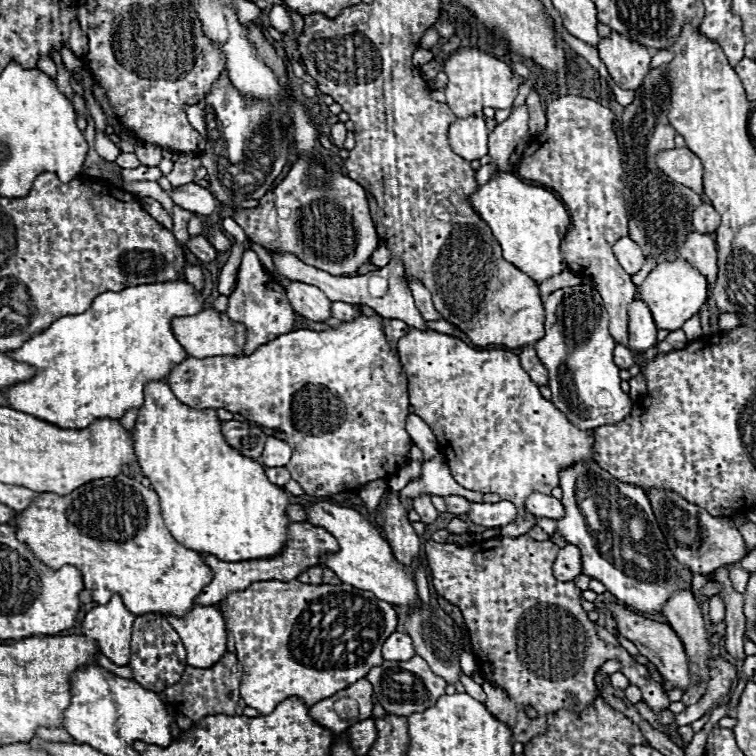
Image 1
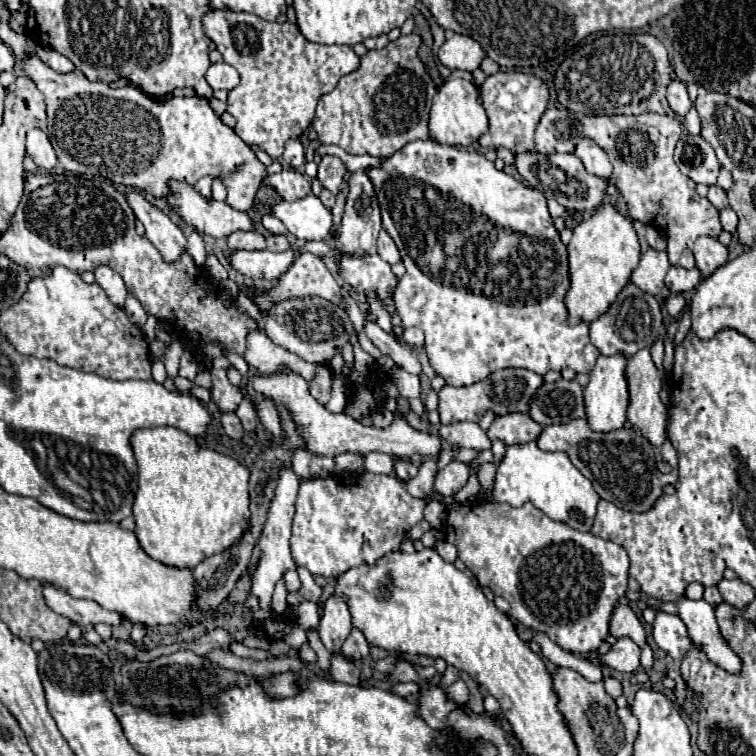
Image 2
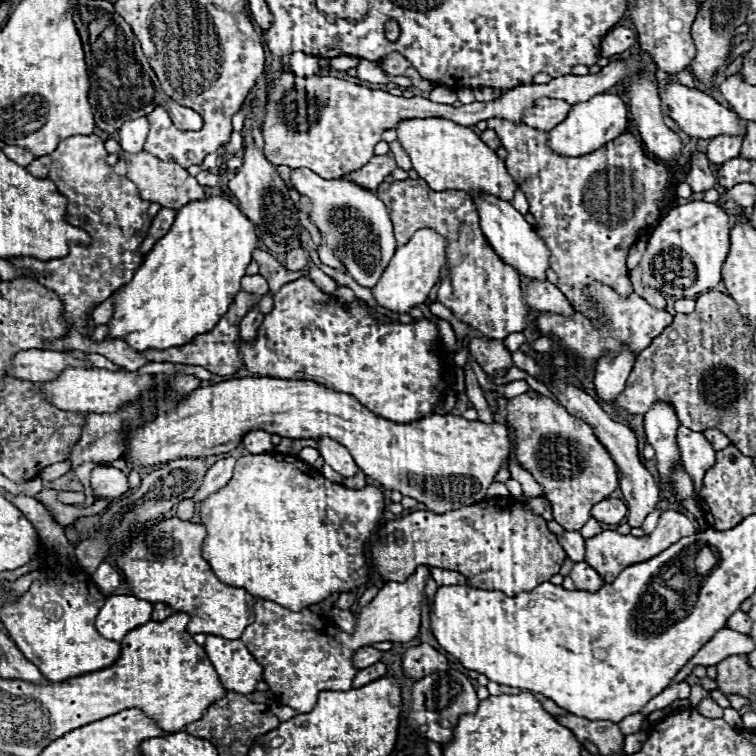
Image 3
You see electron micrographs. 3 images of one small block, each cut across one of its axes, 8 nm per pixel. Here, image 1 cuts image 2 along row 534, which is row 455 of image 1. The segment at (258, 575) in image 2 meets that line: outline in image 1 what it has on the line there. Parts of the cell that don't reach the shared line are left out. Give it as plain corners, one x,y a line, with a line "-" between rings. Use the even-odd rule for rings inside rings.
268,436
266,440
266,448
262,452
262,464
268,466
268,468
274,468
274,466
286,466
288,460
290,460
290,446
276,438
276,436

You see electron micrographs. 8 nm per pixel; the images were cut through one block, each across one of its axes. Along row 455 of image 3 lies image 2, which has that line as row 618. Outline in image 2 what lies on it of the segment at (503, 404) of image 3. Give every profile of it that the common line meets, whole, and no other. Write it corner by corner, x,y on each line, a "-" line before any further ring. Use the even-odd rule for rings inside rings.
496,502
476,504
476,512
460,506
458,512
448,514
448,524
454,532
458,558
474,572
480,586
488,586
496,596
510,602
510,618
534,632
544,632
554,644
576,656
588,656
606,640
610,614
624,596
628,582
628,554
620,544
556,522
530,502
520,508

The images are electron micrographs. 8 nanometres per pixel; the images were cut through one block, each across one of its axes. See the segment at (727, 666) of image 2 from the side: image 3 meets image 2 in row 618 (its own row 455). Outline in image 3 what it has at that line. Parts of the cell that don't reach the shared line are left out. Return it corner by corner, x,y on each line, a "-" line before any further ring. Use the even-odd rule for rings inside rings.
684,426
678,428
678,448
680,448
684,470
692,478
694,490
698,492
702,488
704,472
712,468
716,462
716,450
712,448
712,444
706,440
702,432
694,432

